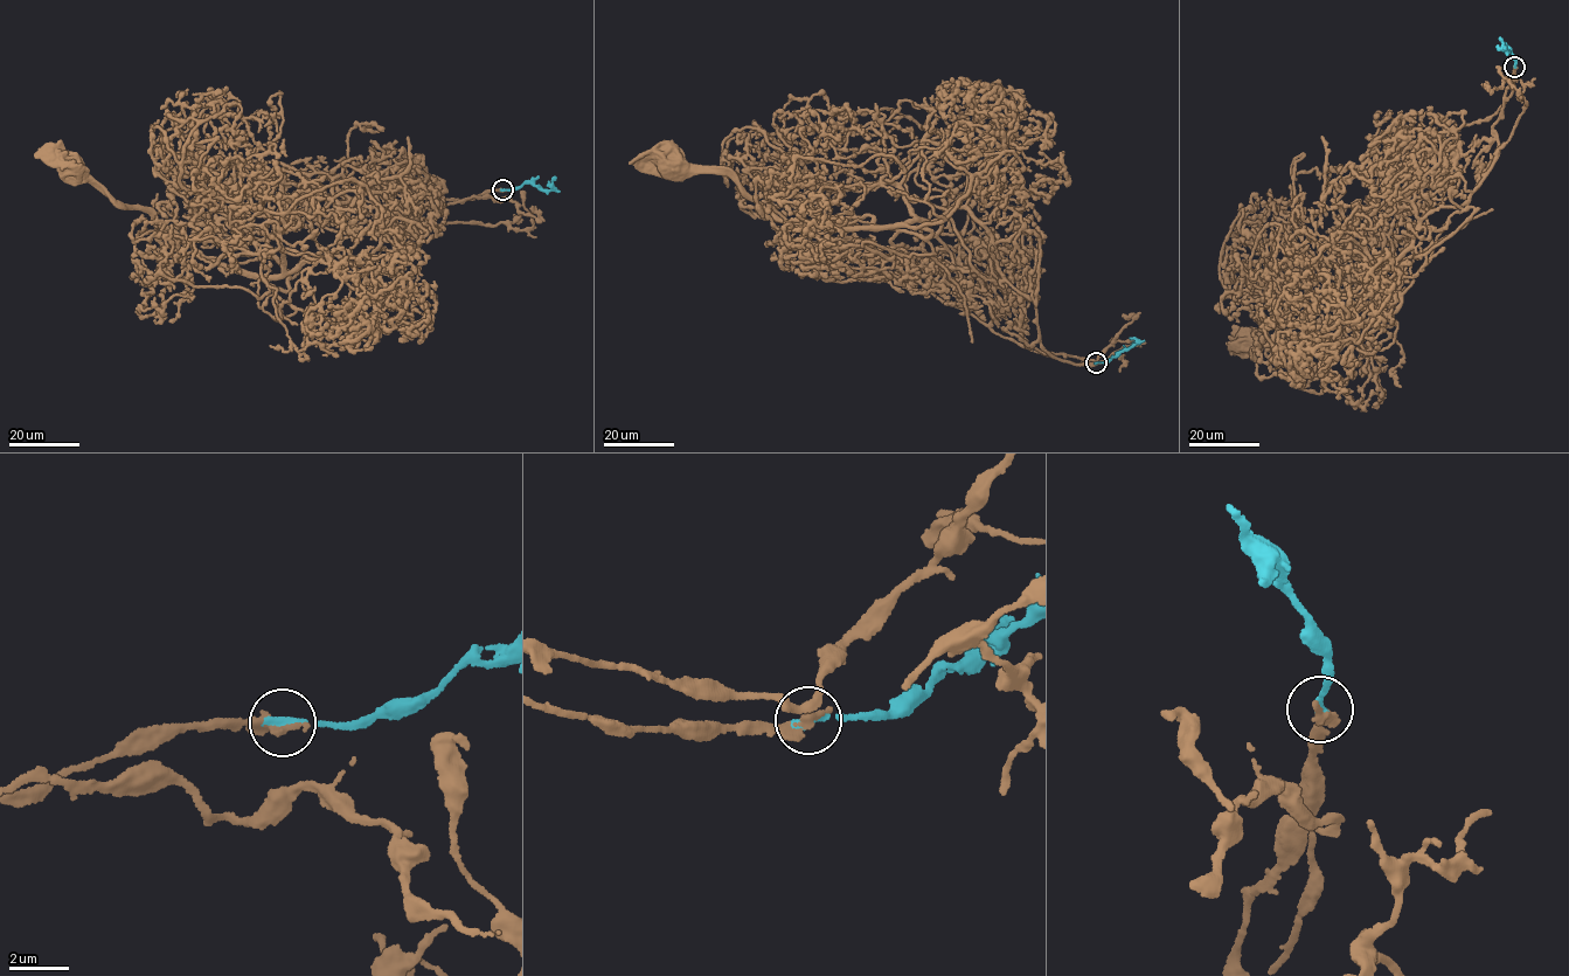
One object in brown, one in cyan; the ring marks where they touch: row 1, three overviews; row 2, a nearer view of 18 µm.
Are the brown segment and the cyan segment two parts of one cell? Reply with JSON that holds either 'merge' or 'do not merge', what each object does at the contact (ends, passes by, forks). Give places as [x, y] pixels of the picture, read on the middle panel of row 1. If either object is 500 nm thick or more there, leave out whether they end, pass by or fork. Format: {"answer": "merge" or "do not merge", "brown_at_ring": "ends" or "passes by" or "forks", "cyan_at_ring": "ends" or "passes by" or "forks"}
{"answer": "merge", "brown_at_ring": "ends", "cyan_at_ring": "ends"}

